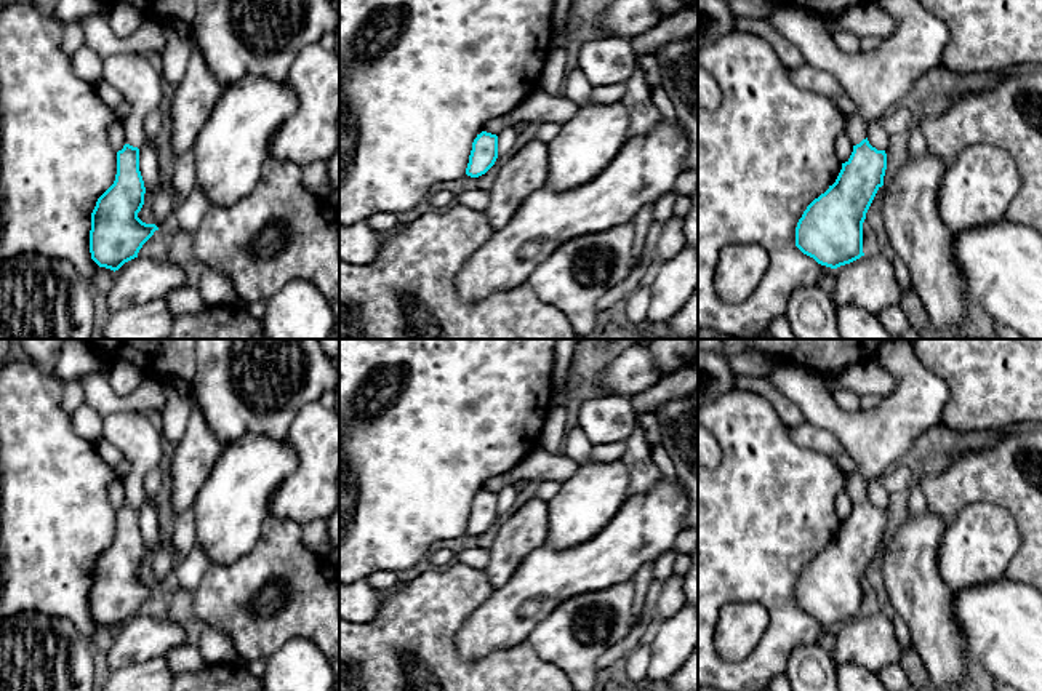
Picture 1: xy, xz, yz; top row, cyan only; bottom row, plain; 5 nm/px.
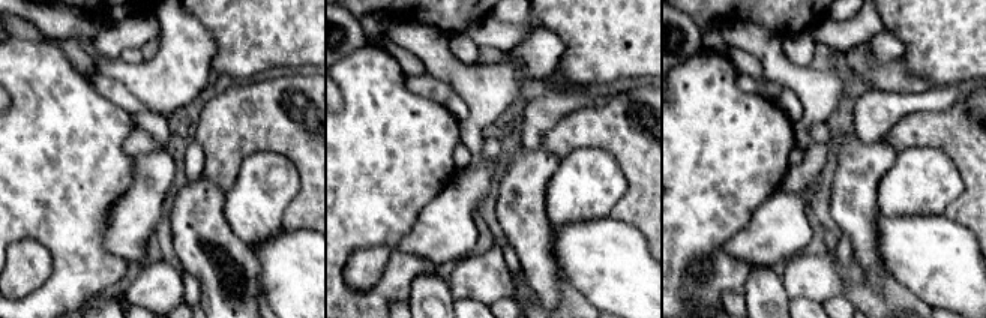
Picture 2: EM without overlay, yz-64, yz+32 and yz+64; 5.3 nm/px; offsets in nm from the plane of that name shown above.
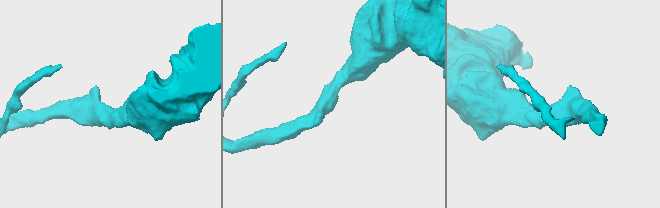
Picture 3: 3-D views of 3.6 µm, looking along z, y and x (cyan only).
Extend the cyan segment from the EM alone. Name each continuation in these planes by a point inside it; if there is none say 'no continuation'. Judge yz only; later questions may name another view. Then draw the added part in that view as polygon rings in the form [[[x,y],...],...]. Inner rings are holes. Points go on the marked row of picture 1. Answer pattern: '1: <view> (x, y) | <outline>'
1: yz (876, 80) | [[[876,0],[898,26],[872,51],[844,53],[823,19],[796,6],[783,6],[767,19],[804,54],[805,62],[826,70],[842,85],[856,110],[845,115],[844,131],[856,146],[868,138],[868,122],[908,96],[914,82],[941,66],[949,42],[948,26],[919,0]]]

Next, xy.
1: xy (140, 83) | [[[115,53],[104,59],[102,78],[118,90],[130,104],[130,114],[122,120],[126,144],[141,147],[147,142],[144,118],[158,107],[162,98],[162,74],[144,56]]]

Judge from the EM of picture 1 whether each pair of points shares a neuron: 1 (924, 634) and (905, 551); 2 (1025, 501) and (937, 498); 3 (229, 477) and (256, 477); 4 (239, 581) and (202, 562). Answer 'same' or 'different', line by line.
1: same
2: same
3: same
4: different

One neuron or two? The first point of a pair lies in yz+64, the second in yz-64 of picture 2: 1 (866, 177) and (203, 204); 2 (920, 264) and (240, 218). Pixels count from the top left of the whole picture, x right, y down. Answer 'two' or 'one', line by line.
1: one
2: two

